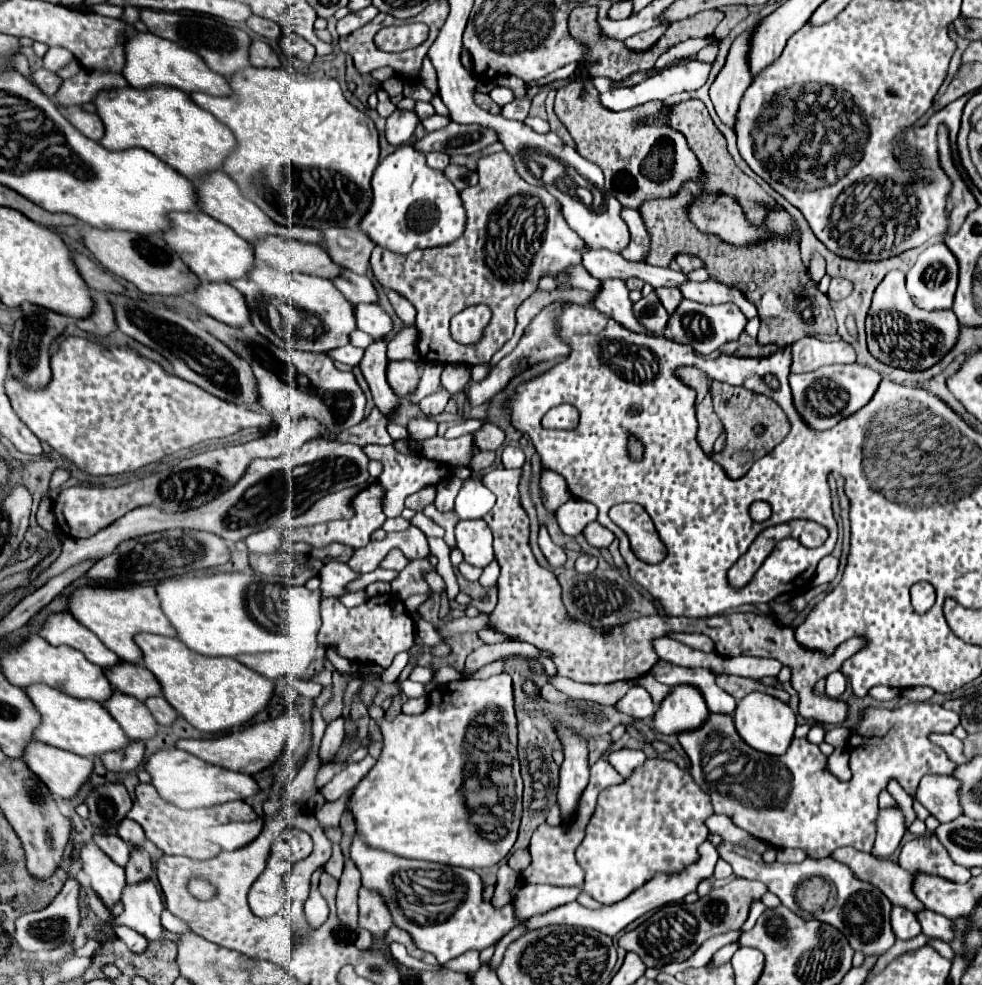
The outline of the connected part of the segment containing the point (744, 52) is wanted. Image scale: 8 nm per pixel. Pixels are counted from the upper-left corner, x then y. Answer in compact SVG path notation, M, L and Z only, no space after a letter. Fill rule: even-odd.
M754 27L746 29L742 35L736 37L724 69L718 73L716 81L710 87L710 99L716 107L716 113L728 127L734 127L738 103L752 81L752 73L748 69L748 49L752 35Z

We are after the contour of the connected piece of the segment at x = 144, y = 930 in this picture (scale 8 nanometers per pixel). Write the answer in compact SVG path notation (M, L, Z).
M146 879L146 883L136 883L134 887L126 885L122 891L122 903L124 913L118 917L118 923L138 931L148 941L166 939L160 923L164 903L156 885L150 879Z

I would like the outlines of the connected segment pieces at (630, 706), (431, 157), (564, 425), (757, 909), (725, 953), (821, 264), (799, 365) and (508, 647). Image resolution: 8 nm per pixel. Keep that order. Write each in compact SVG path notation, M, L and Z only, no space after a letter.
M634 685L616 703L616 711L620 711L622 715L628 715L628 717L634 717L634 719L646 719L654 713L654 703L652 703L650 693L644 687Z
M428 153L428 155L426 155L426 163L428 163L432 169L436 169L436 171L444 171L444 169L448 167L450 159L448 159L448 155L444 155L444 153Z
M558 405L548 415L548 425L560 425L560 429L574 429L578 425L578 411L572 405Z
M761 900L755 901L750 908L749 916L748 916L746 922L741 927L742 933L745 933L745 932L751 930L754 927L758 917L760 917L760 915L762 913L764 913L765 910L766 910L766 907L762 903Z
M734 943L724 945L722 949L718 949L718 951L712 955L712 959L710 959L710 967L720 967L722 963L728 963L728 961L732 959L732 955L734 955L736 949L738 949L738 945L734 945Z
M814 253L814 255L810 257L810 275L812 275L812 279L818 283L818 281L824 277L824 273L826 273L826 261L822 259L822 255Z
M804 337L792 345L792 373L806 373L806 371L814 371L818 367L832 365L832 363L854 363L852 345L846 345L842 339L824 343L814 337Z
M506 641L506 643L496 643L496 645L482 645L482 647L478 647L476 651L472 651L472 653L468 655L468 659L466 659L466 671L464 671L464 673L470 675L470 673L474 673L476 669L480 669L480 667L484 667L484 665L488 665L488 663L492 663L492 661L504 657L504 655L510 655L510 653L522 653L522 655L526 655L526 657L530 657L530 659L536 657L536 655L550 657L548 653L536 649L536 647L528 645L528 643Z

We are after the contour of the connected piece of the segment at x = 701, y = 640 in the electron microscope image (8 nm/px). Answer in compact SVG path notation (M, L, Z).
M670 633L668 636L693 649L698 649L707 653L715 650L713 641L706 635L699 633Z

